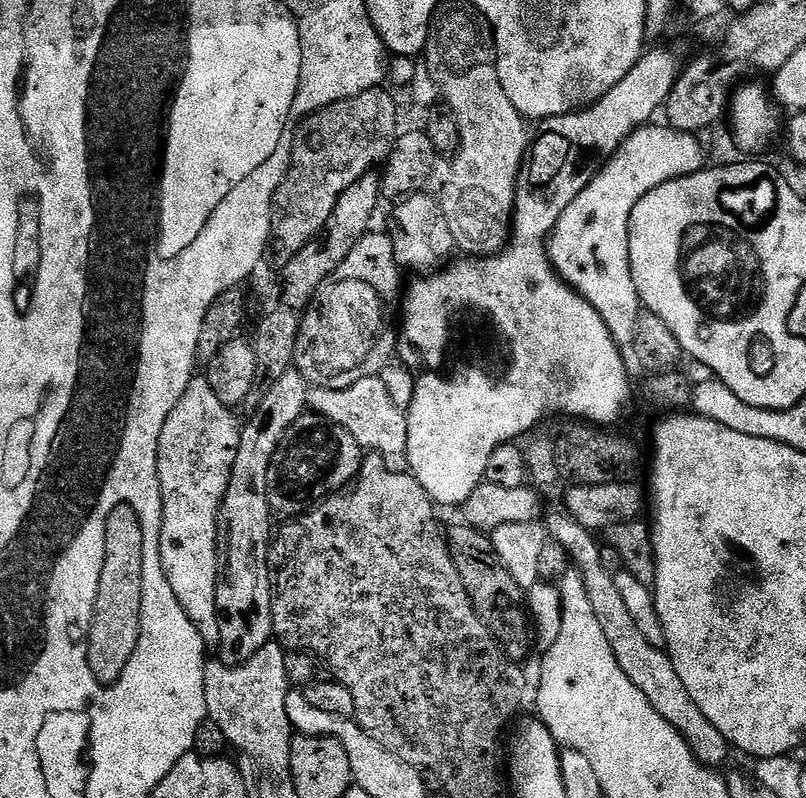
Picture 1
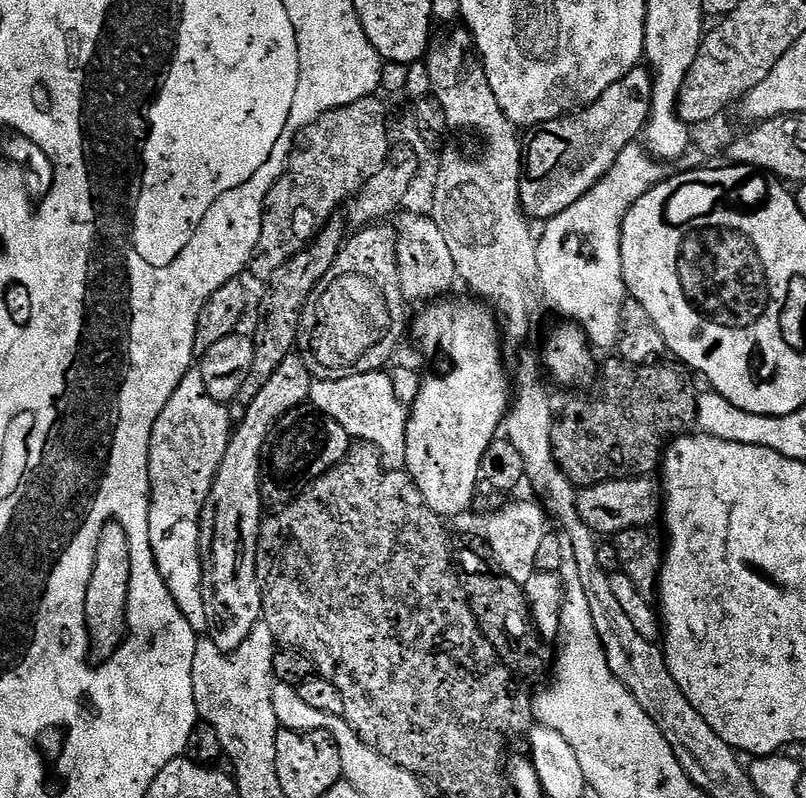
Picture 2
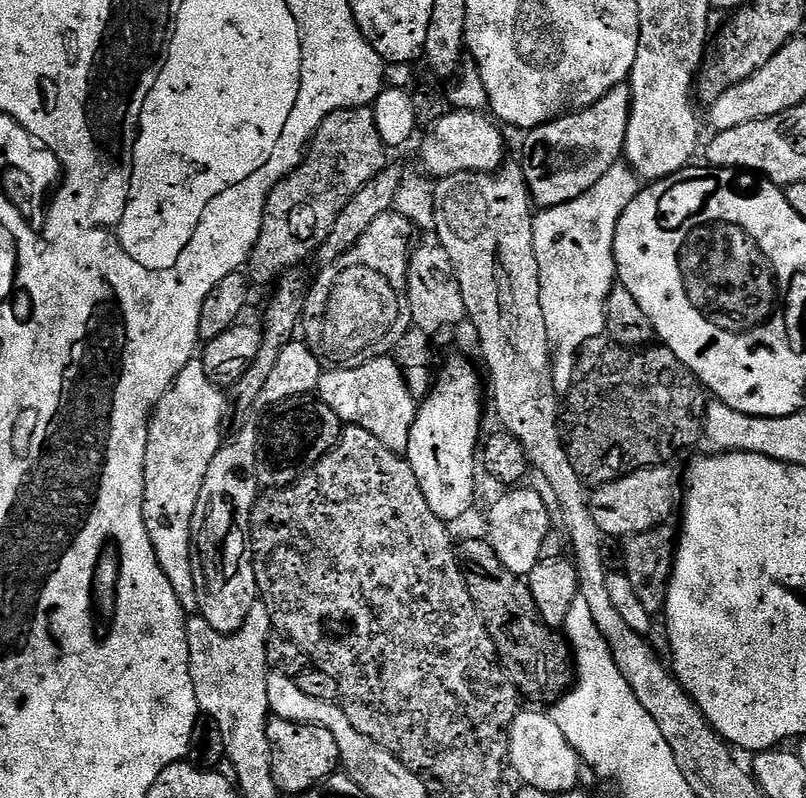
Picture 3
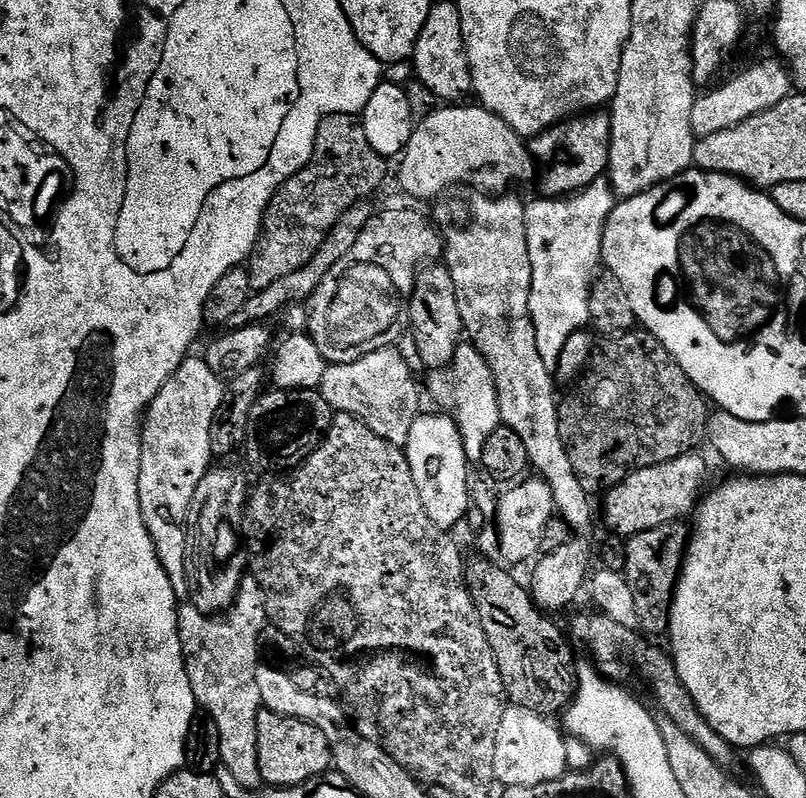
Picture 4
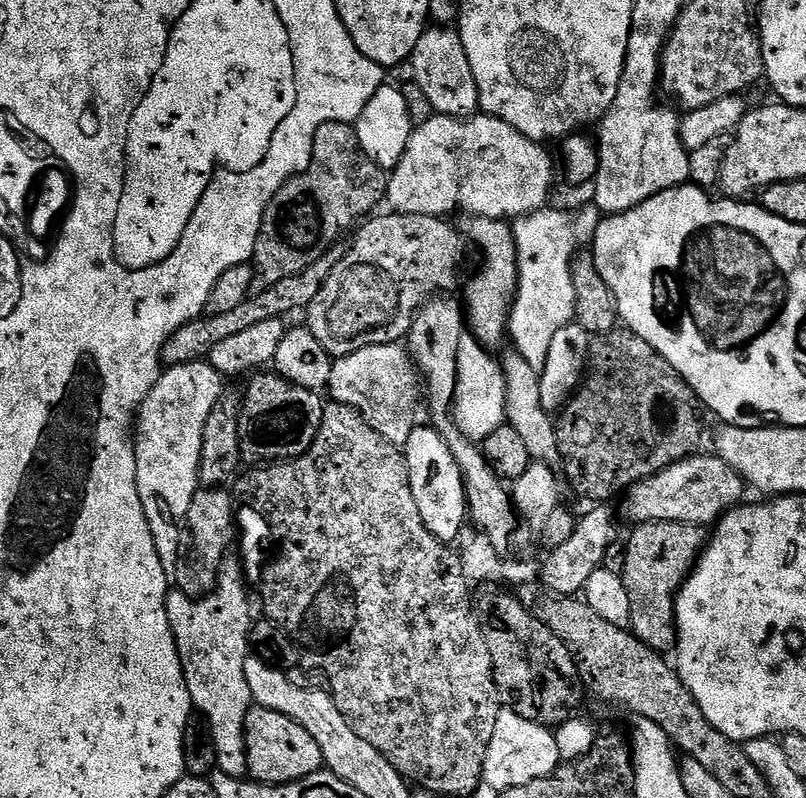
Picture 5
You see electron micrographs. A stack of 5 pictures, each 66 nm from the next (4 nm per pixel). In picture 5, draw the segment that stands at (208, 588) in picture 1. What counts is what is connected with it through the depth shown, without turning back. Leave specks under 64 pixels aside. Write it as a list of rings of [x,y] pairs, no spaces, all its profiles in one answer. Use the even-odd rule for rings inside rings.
[[[204,360],[171,366],[161,371],[160,381],[153,386],[148,397],[142,402],[134,421],[138,494],[142,502],[142,510],[146,514],[146,522],[150,526],[150,534],[154,534],[154,546],[158,550],[158,558],[169,578],[175,577],[176,567],[182,559],[182,545],[186,540],[190,502],[201,487],[199,468],[206,418],[209,417],[211,408],[218,402],[219,396],[225,389],[225,377]]]

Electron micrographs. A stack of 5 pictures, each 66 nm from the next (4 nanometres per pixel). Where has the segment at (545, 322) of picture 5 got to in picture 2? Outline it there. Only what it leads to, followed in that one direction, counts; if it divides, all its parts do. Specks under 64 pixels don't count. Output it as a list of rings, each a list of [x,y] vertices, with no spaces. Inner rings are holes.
[[[639,143],[629,144],[622,150],[622,154],[618,154],[611,170],[585,196],[578,198],[578,202],[574,202],[574,206],[562,210],[562,214],[552,216],[547,220],[543,225],[544,233],[539,233],[536,242],[539,291],[540,288],[544,291],[544,296],[554,311],[565,312],[568,315],[565,317],[575,318],[579,321],[589,341],[597,349],[599,349],[598,347],[608,348],[611,344],[613,347],[621,335],[621,309],[624,307],[626,299],[620,254],[620,231],[624,215],[632,209],[638,198],[642,198],[642,194],[646,194],[665,179],[664,168],[665,165],[649,155]]]

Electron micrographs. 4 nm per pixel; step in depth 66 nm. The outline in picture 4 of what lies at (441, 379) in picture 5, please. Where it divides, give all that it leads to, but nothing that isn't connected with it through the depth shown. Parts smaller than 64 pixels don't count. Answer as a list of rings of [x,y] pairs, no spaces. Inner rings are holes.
[[[425,267],[417,275],[416,286],[411,289],[410,295],[410,336],[412,332],[412,340],[416,343],[416,352],[420,355],[421,362],[428,370],[448,368],[464,336],[462,314],[458,314],[458,294],[454,290],[454,278],[447,267]]]

